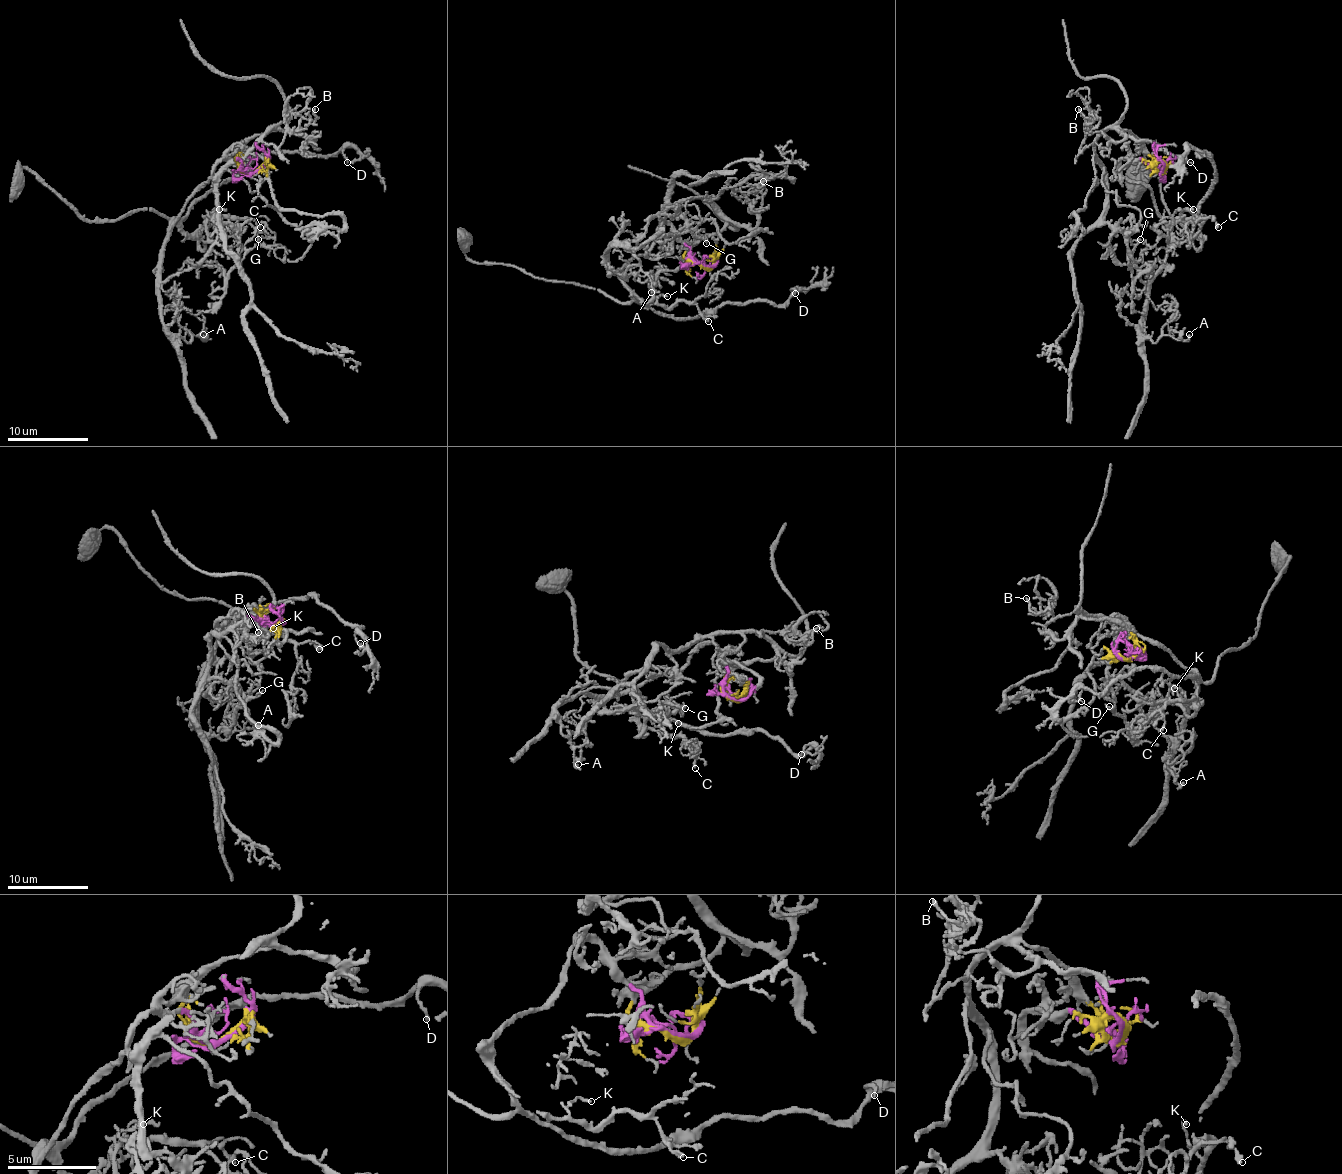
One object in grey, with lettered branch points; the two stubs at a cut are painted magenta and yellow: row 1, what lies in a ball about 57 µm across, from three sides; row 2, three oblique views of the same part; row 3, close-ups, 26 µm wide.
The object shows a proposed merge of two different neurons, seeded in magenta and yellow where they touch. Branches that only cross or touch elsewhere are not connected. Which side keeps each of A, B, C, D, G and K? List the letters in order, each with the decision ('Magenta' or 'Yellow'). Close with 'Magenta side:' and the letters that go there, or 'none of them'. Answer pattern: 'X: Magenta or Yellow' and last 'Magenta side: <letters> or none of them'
A: Magenta
B: Yellow
C: Magenta
D: Magenta
G: Yellow
K: Magenta
Magenta side: A, C, D, K

